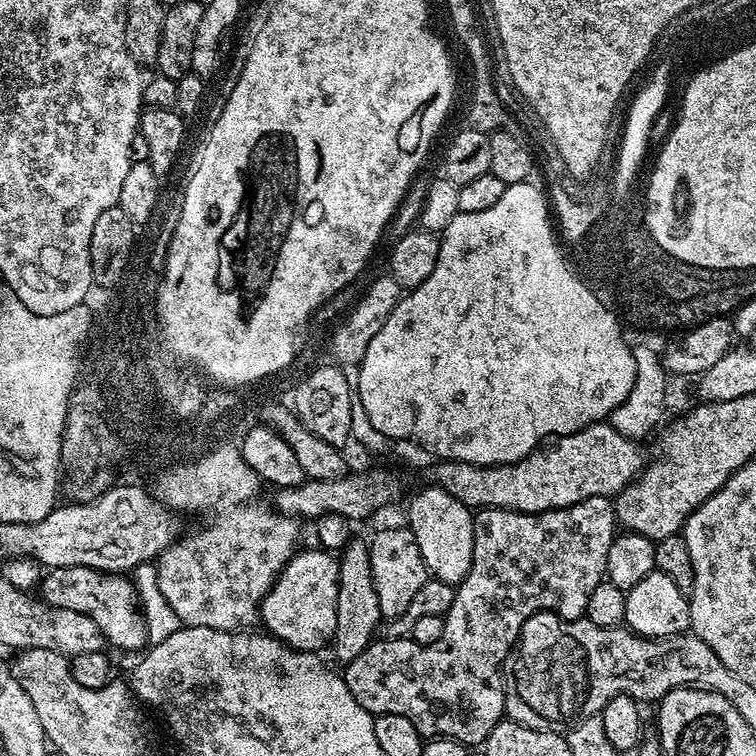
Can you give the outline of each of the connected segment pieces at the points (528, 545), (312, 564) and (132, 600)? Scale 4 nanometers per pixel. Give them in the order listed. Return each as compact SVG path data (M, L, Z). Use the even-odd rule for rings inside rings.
M607 496L598 498L586 498L581 504L575 504L569 508L556 508L552 512L511 512L508 508L481 508L472 517L474 522L474 558L472 568L466 574L466 578L456 588L456 597L450 606L448 615L444 617L444 629L442 638L430 646L415 644L410 638L380 638L369 644L358 658L354 658L343 669L342 675L350 694L367 712L373 717L382 714L402 714L402 718L410 718L414 726L419 730L421 736L425 738L443 738L446 740L457 740L465 746L483 745L488 739L490 730L505 719L504 715L504 678L502 675L502 665L507 661L511 651L520 639L520 631L526 622L536 612L555 612L564 620L579 620L588 611L588 596L594 594L594 586L598 586L601 580L605 579L608 567L608 551L617 531L616 513L614 504Z
M297 551L292 560L285 566L272 589L264 596L260 604L259 623L265 624L267 631L275 636L282 644L295 648L298 652L319 653L320 647L327 645L336 633L336 619L338 618L338 570L340 561L331 551L318 552Z
M86 566L54 568L43 577L38 592L44 595L43 603L48 606L88 615L101 628L101 634L111 646L113 644L116 648L139 653L148 644L148 623L144 620L140 594L127 575L102 572L99 568Z

